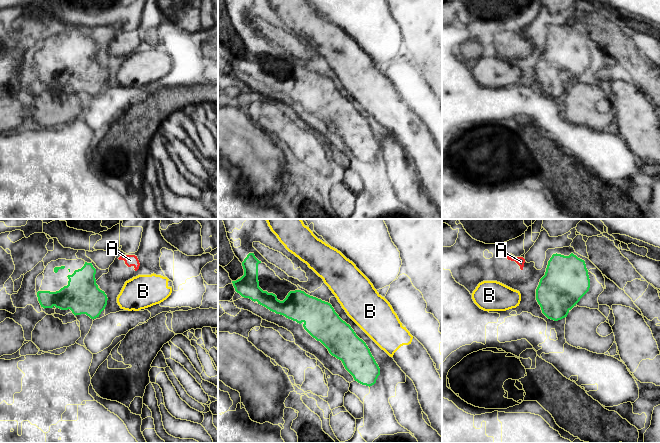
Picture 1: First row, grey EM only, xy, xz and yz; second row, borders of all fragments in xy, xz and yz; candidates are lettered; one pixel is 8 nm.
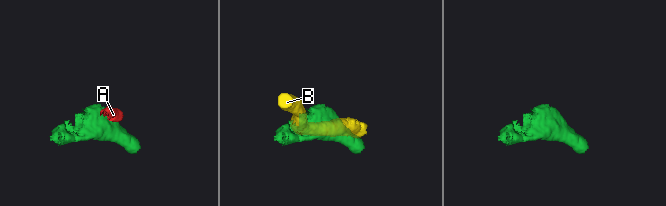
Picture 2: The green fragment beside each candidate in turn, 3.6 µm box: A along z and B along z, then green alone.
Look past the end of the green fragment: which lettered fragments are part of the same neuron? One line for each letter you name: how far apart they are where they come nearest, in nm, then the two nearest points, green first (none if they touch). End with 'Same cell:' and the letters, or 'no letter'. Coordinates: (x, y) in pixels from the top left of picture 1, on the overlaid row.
Same cell: no letter

